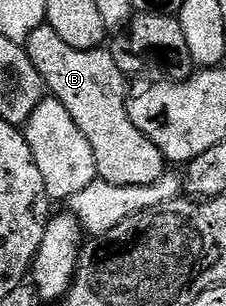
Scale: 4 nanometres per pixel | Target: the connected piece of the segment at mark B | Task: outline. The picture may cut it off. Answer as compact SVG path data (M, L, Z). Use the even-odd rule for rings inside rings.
M48 24L36 27L36 31L28 35L24 48L28 59L32 59L32 67L40 71L49 96L64 103L68 115L76 119L76 127L84 131L84 139L88 139L92 155L96 155L96 171L101 180L120 187L140 187L154 184L166 174L168 162L156 143L152 143L152 139L128 119L128 77L116 67L116 59L111 53L102 47L68 47L68 43L64 43Z

